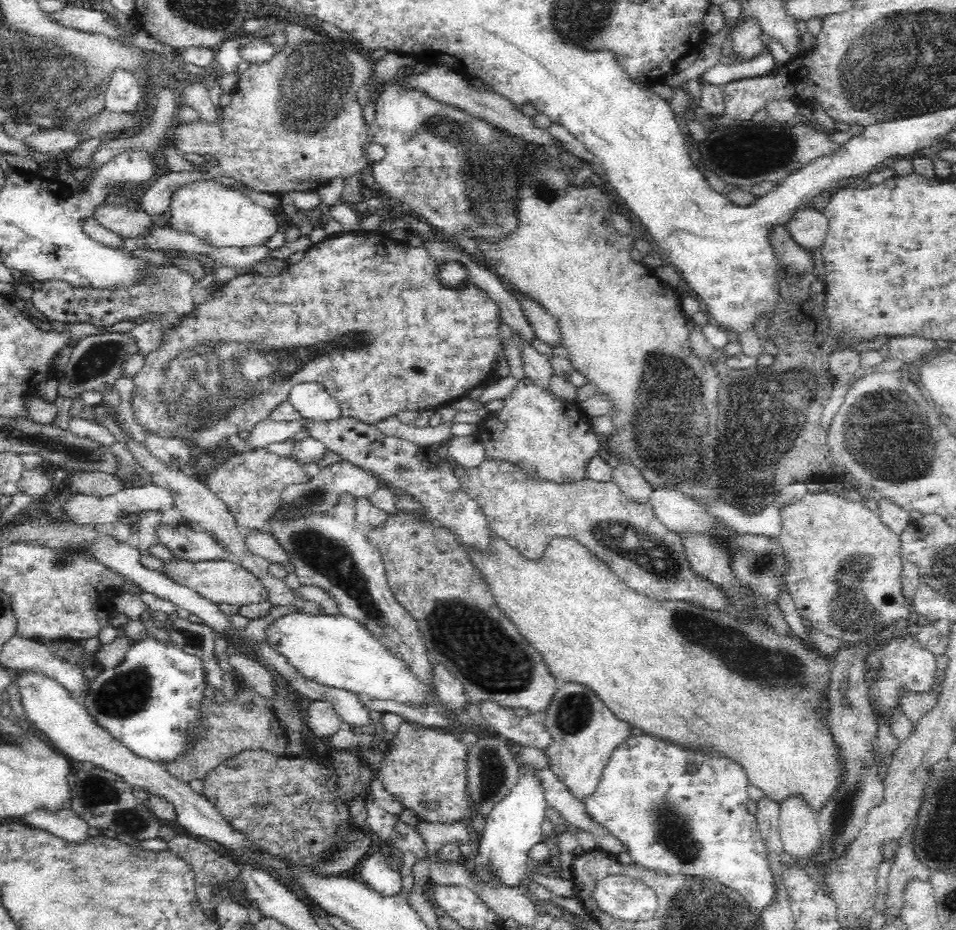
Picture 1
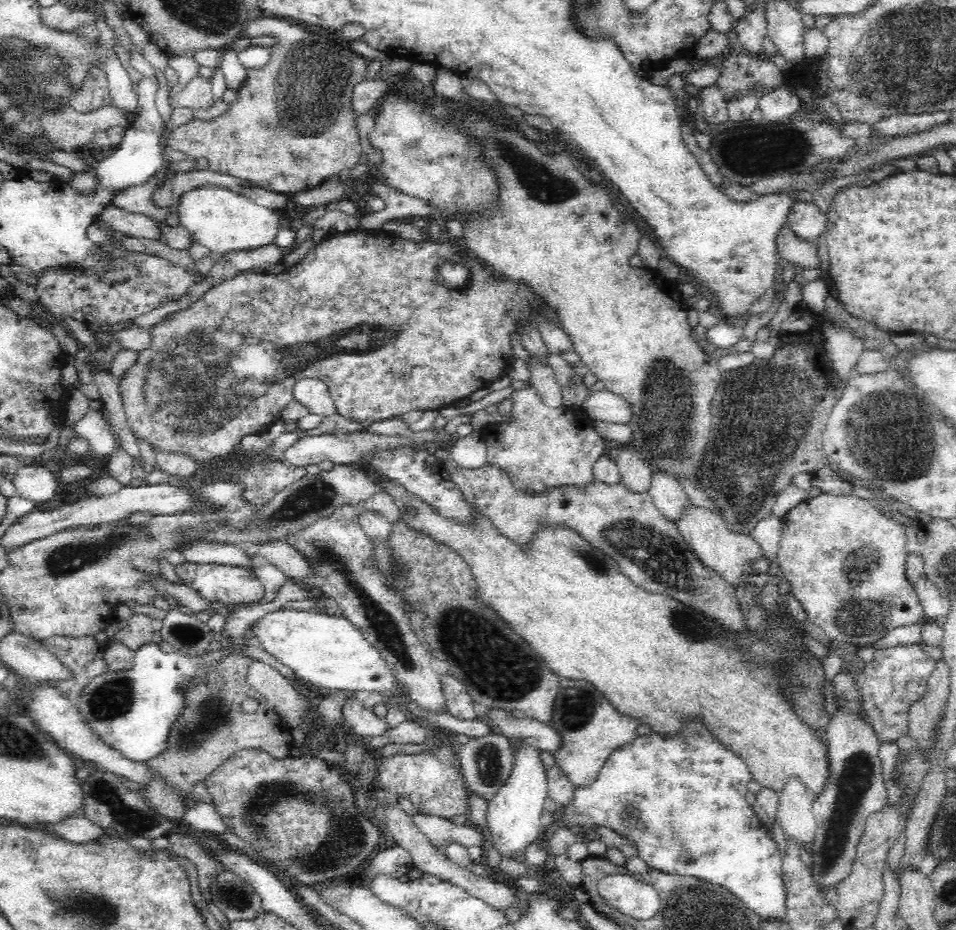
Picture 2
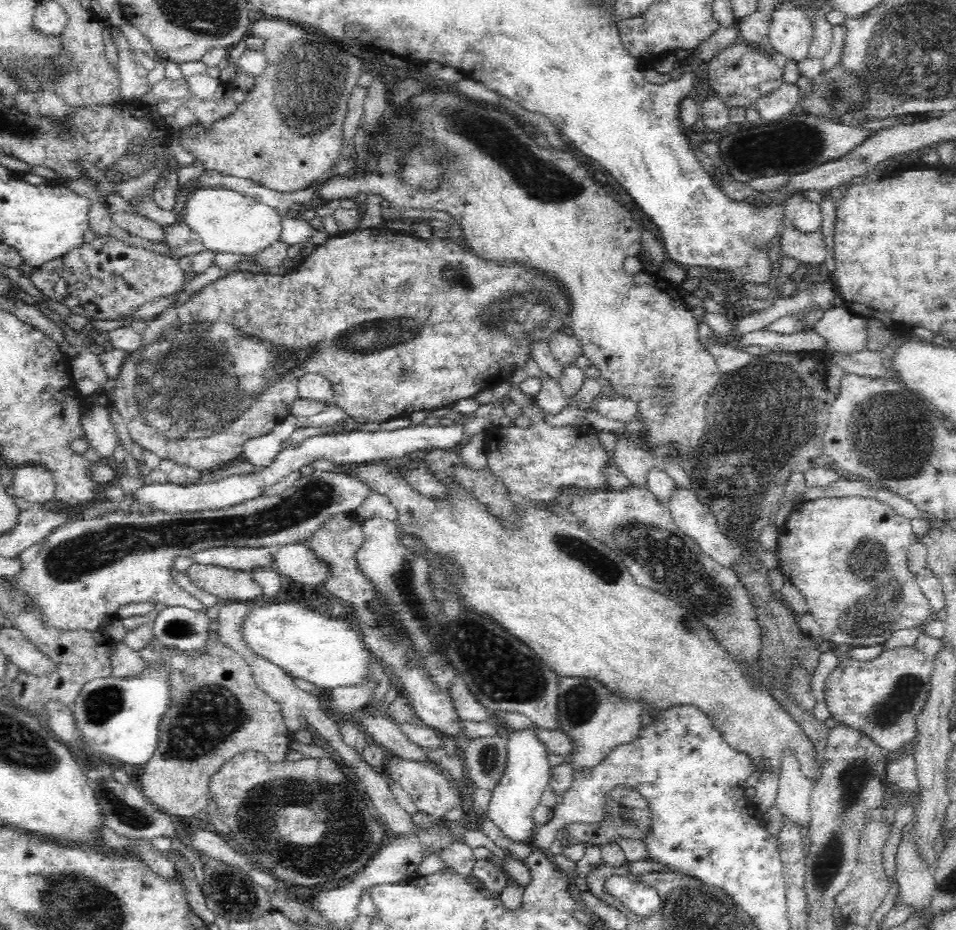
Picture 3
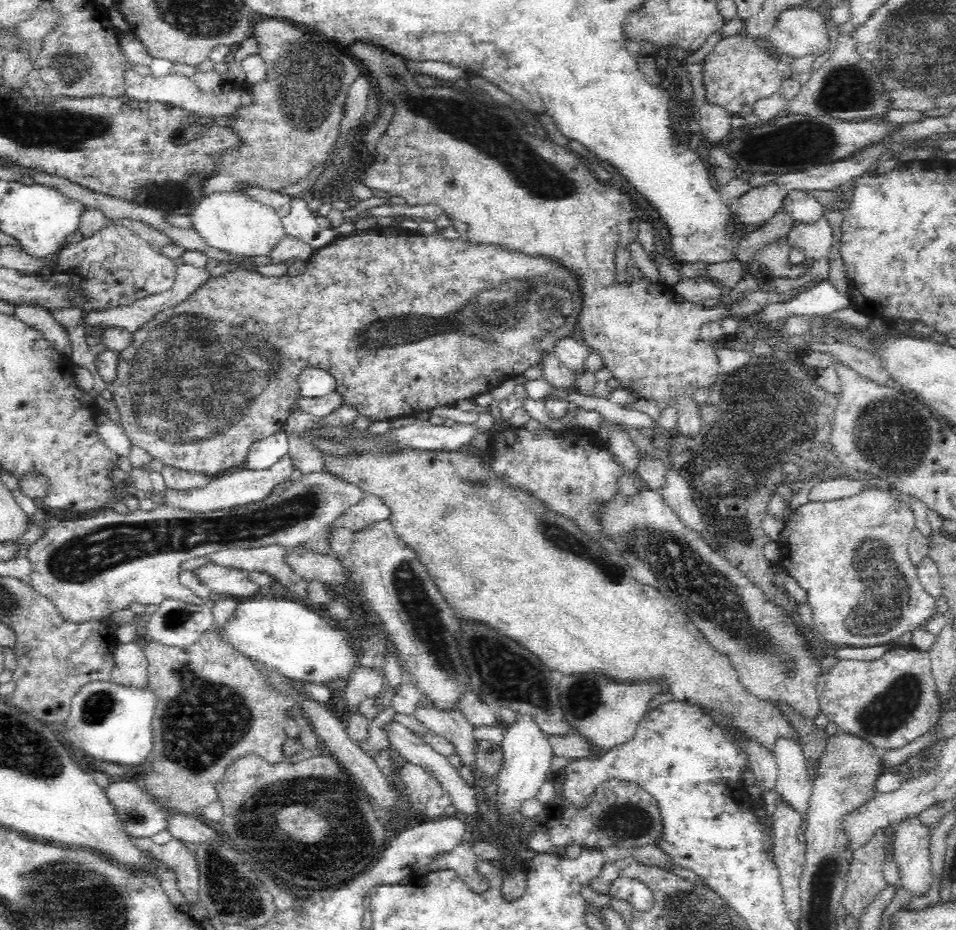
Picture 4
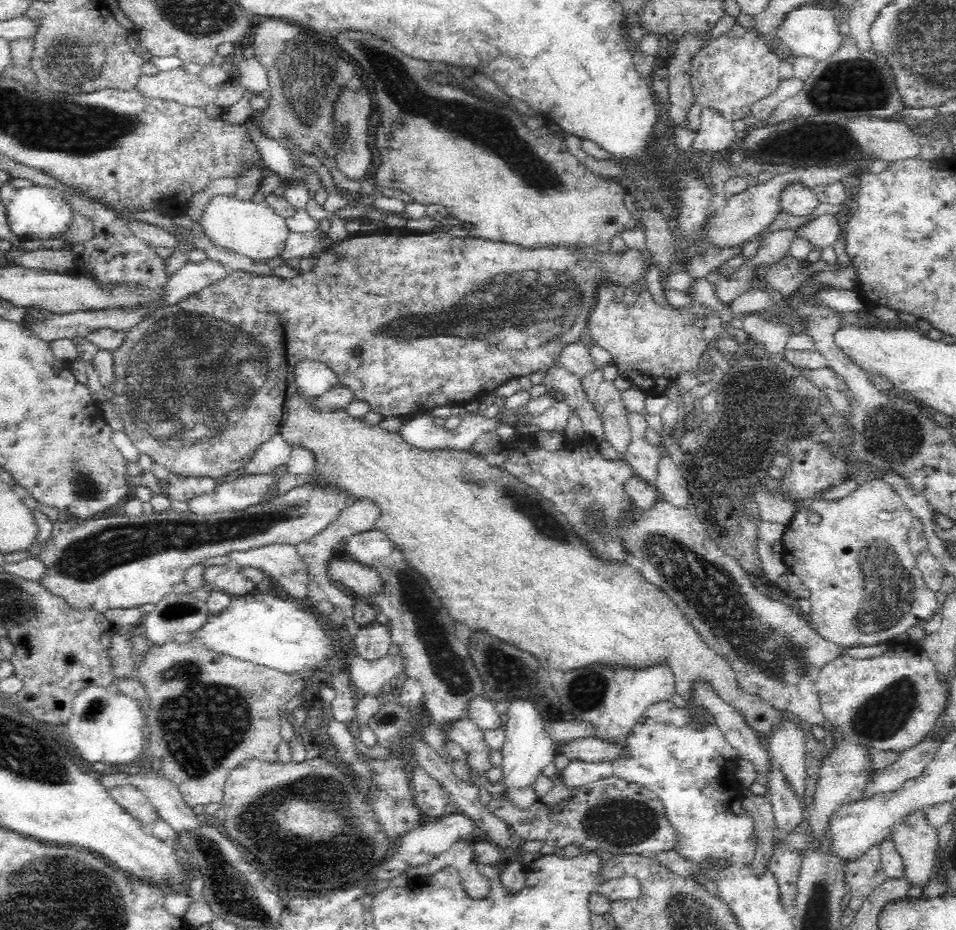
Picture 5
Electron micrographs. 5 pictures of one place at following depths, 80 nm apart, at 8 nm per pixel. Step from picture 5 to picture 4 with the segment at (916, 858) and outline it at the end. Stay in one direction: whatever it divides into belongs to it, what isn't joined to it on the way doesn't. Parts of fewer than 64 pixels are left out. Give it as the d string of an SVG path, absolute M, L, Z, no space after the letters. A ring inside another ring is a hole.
M912 816L894 826L894 855L901 885L912 896L928 892L933 876L930 863L931 828Z

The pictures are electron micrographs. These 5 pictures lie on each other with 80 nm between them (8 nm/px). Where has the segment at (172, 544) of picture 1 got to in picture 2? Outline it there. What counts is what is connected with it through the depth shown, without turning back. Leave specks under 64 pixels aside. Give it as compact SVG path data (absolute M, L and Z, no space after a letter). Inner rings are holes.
M200 542L194 546L184 546L180 552L188 563L216 564L222 566L239 566L253 568L261 563L260 556L248 554L246 550L231 544L217 544L216 542Z

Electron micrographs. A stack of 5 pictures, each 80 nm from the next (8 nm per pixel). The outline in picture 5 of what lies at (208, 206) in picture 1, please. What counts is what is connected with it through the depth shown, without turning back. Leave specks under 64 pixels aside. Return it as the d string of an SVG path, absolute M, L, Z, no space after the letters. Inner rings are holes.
M226 195L212 199L200 224L204 228L205 236L214 244L260 263L270 262L272 258L280 257L280 254L284 252L290 229L286 219L276 214L266 202L240 201Z

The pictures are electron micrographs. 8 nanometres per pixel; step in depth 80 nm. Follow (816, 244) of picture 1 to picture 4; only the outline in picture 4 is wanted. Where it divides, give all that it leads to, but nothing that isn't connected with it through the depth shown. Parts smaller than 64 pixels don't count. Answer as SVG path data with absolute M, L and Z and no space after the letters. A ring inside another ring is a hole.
M792 190L784 197L782 212L787 213L796 223L818 222L818 218L824 214L824 211L818 199L806 190Z

